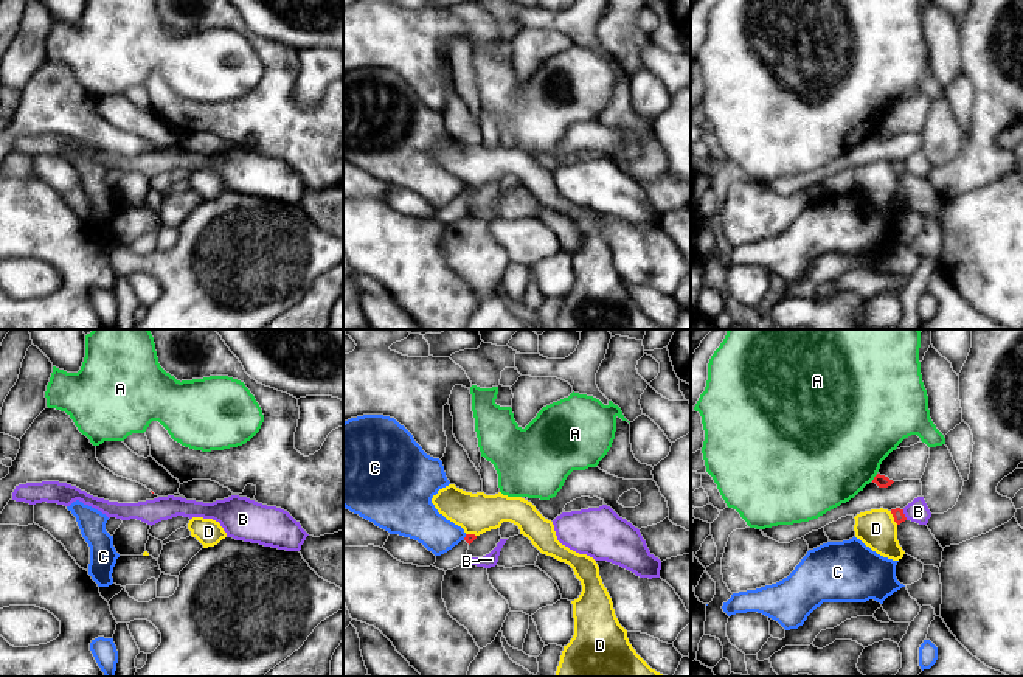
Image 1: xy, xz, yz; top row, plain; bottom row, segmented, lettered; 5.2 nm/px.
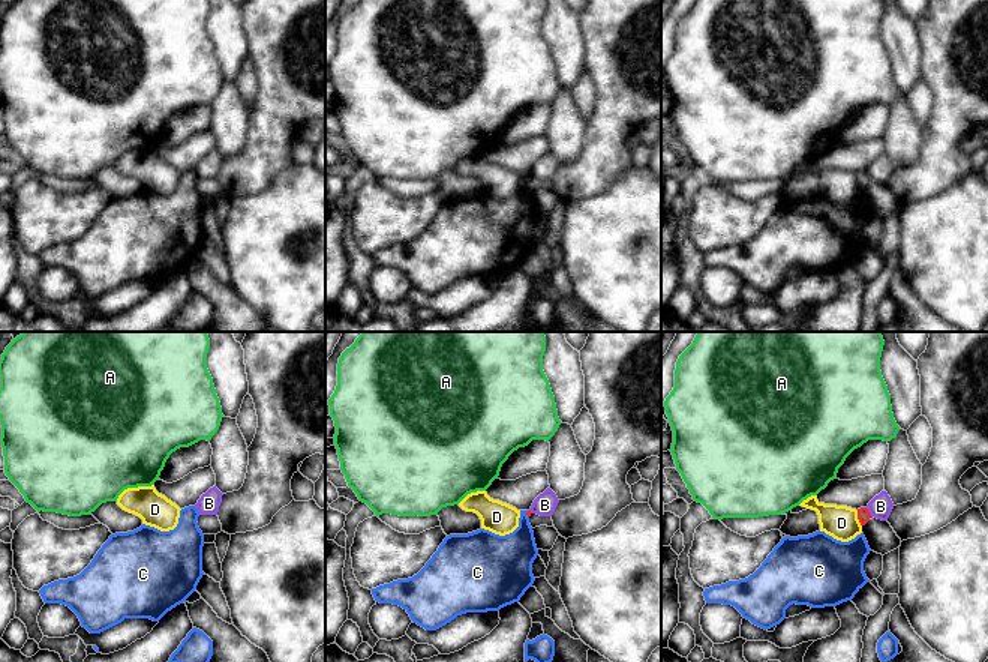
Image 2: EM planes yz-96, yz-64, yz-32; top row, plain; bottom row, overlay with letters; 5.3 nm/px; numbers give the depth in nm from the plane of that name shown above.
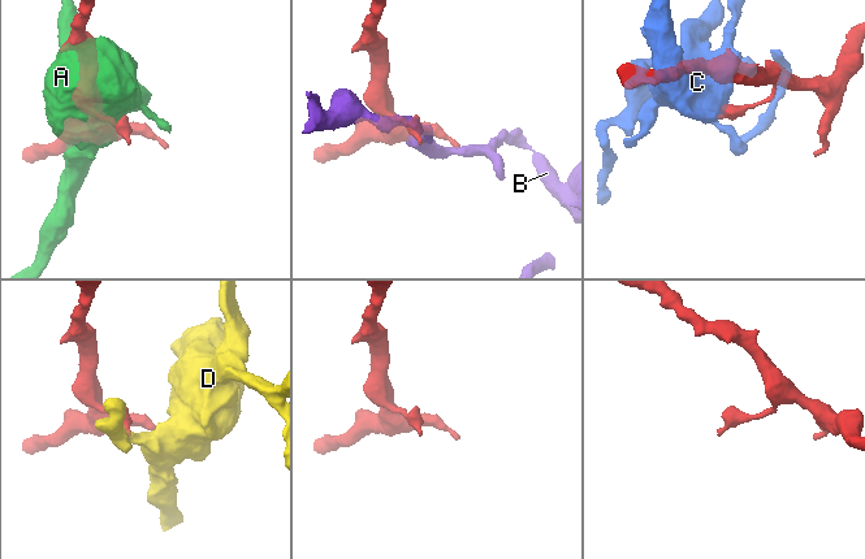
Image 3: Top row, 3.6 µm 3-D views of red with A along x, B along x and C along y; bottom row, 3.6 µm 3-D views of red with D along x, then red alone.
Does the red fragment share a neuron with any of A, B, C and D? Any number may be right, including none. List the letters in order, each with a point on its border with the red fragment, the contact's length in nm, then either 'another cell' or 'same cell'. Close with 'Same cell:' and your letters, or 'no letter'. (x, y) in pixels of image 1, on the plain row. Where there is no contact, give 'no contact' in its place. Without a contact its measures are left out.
A: yz (874, 129) | 50 nm | another cell
B: yz (904, 166) | 60 nm | another cell
C: xz (464, 190) | 40 nm | another cell
D: yz (893, 168) | 80 nm | another cell
Same cell: no letter

